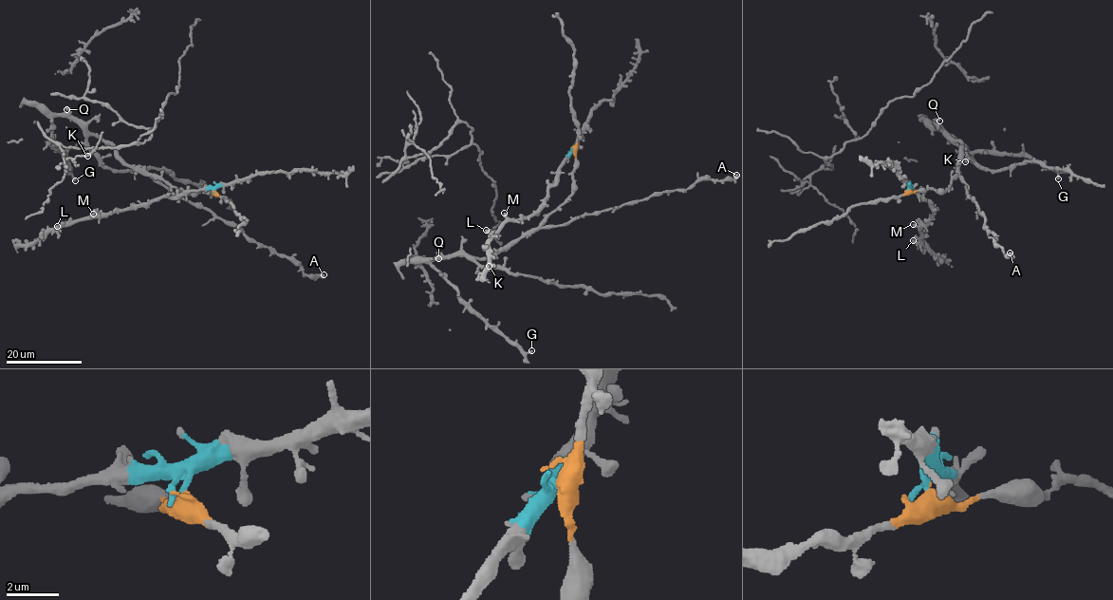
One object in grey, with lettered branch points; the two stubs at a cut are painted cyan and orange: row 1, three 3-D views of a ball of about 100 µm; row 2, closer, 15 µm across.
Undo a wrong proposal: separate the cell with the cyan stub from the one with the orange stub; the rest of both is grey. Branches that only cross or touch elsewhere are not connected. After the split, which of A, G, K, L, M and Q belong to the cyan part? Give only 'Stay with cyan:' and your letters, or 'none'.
Stay with cyan: L, M

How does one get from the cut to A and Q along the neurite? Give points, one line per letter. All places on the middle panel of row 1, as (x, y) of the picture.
A: (573, 150), (572, 195), (543, 226), (565, 225), (663, 192), (684, 190), (699, 180), (732, 180), (736, 175)
Q: (573, 150), (576, 169), (572, 173), (572, 195), (547, 220), (485, 258), (439, 253), (439, 258)

